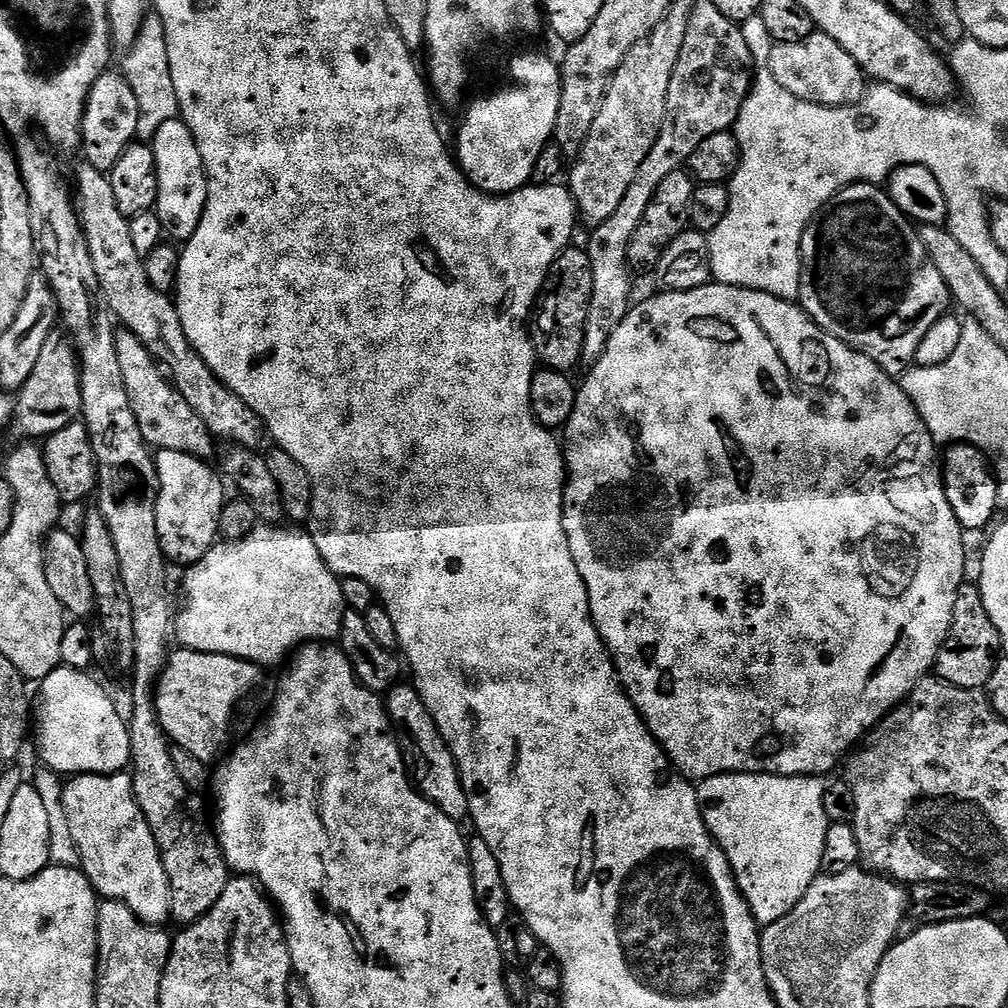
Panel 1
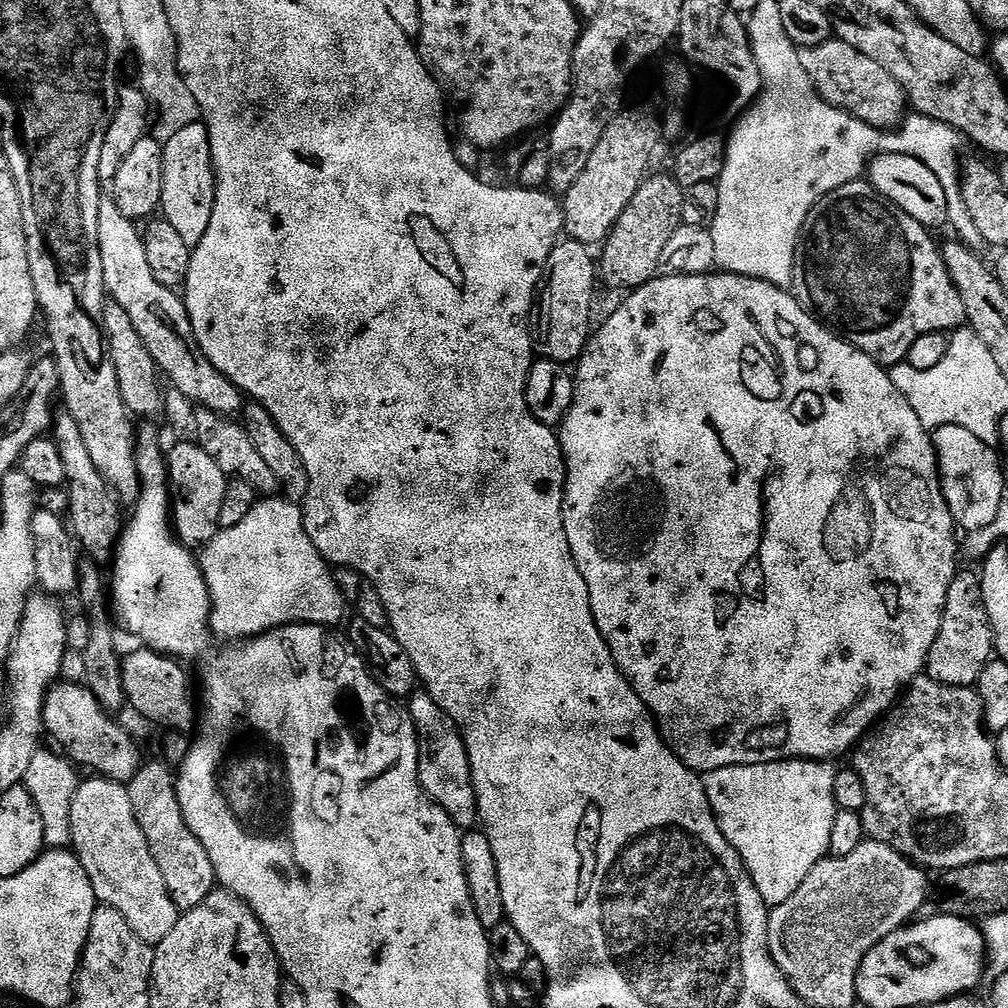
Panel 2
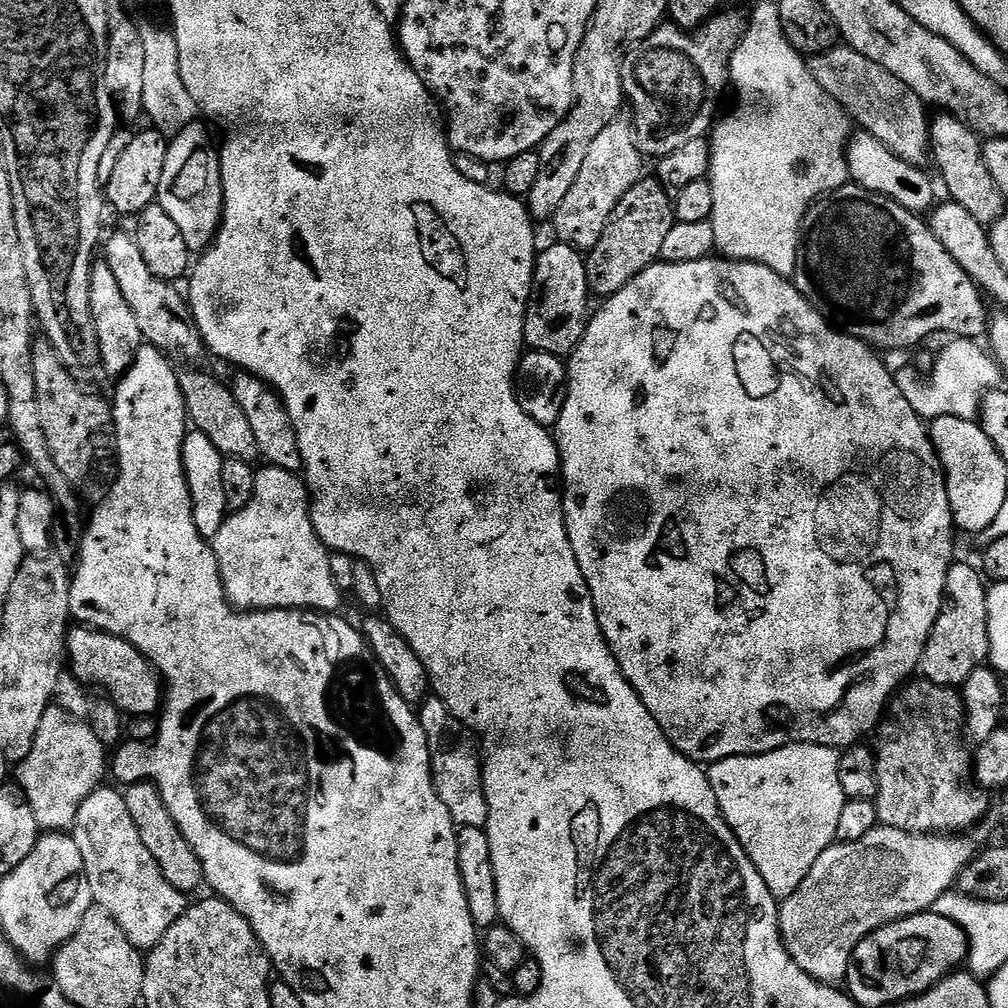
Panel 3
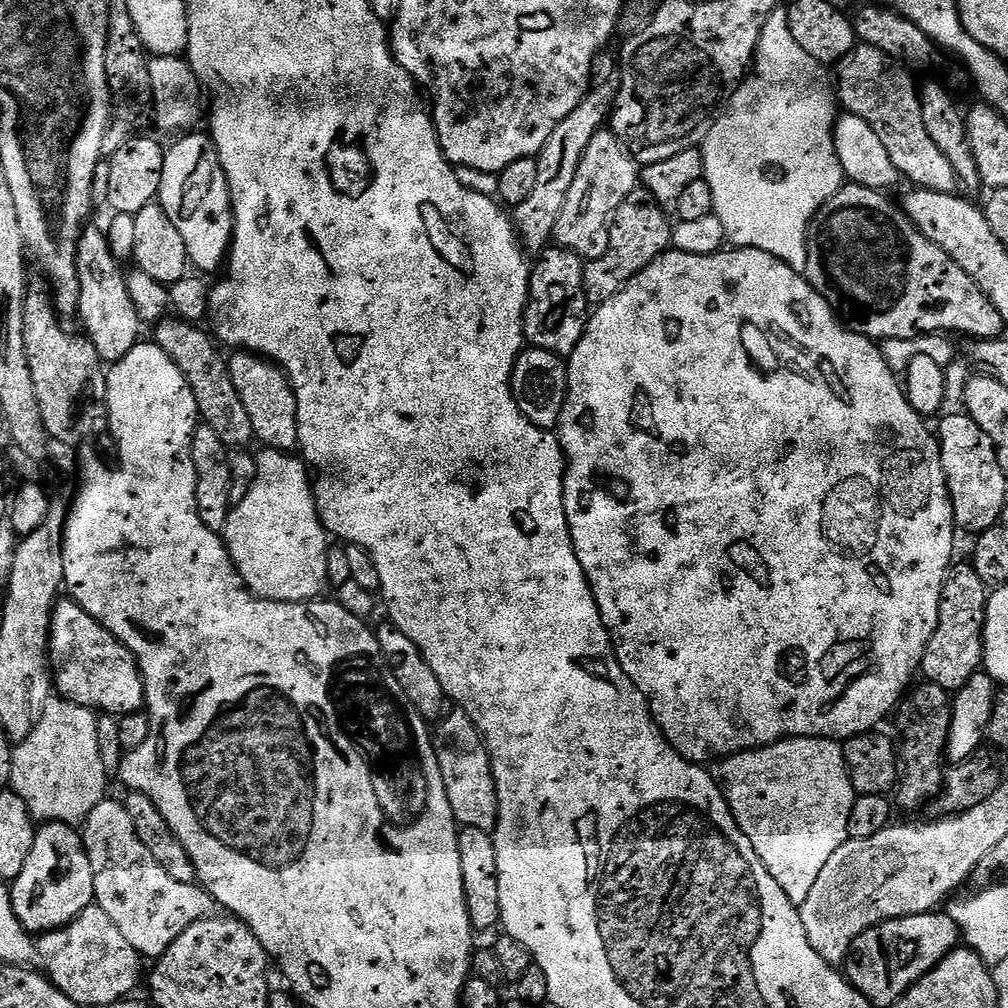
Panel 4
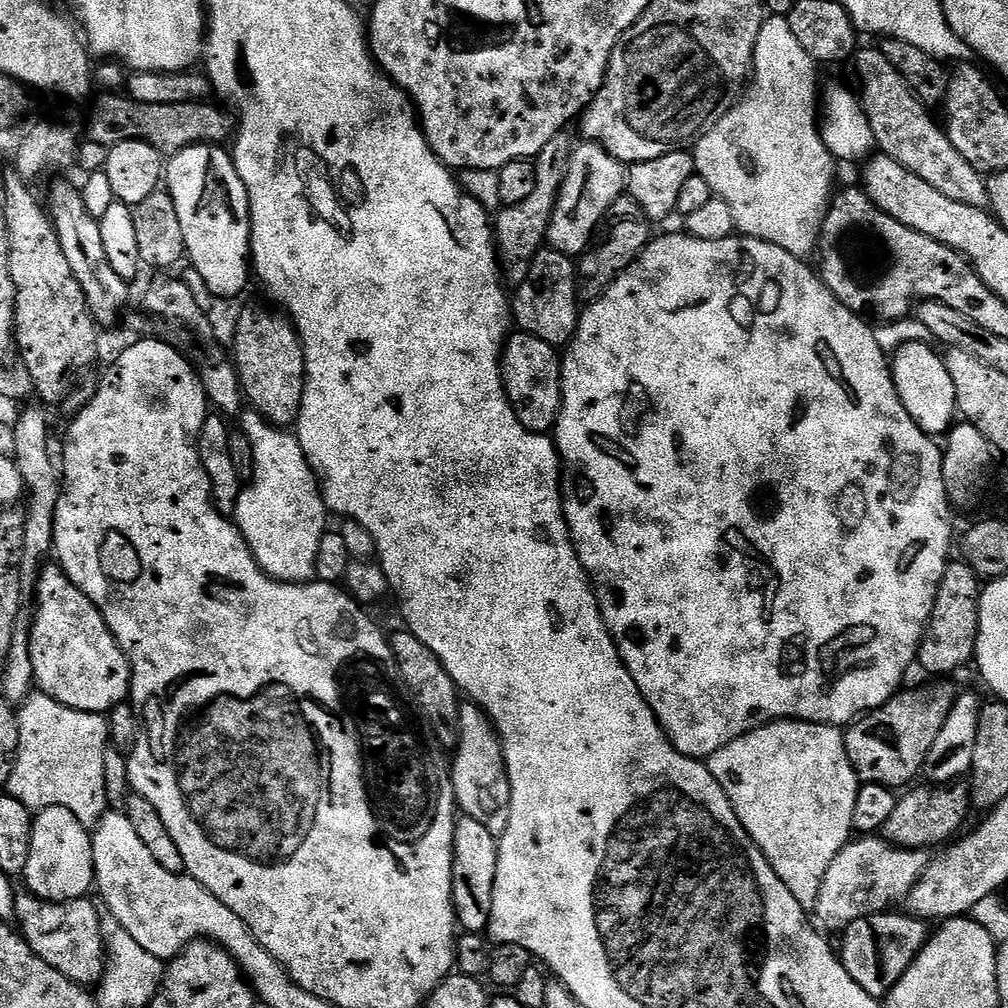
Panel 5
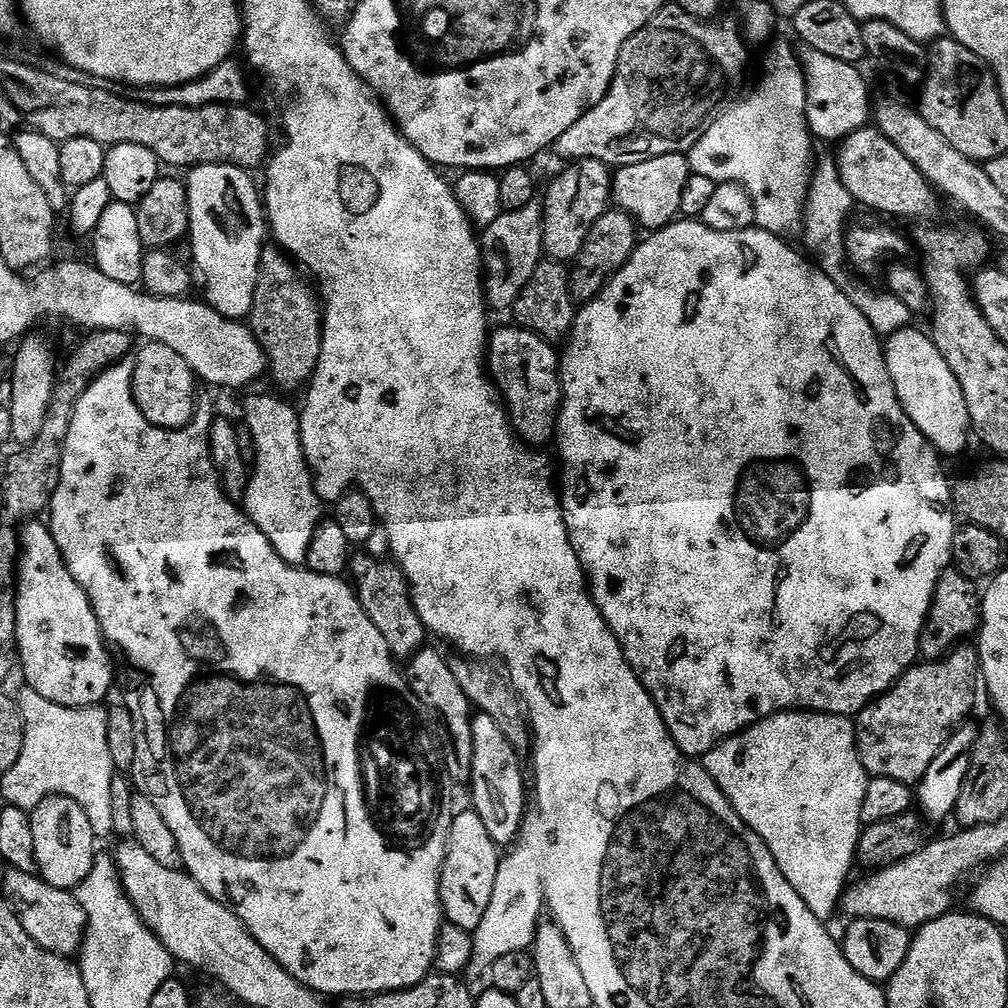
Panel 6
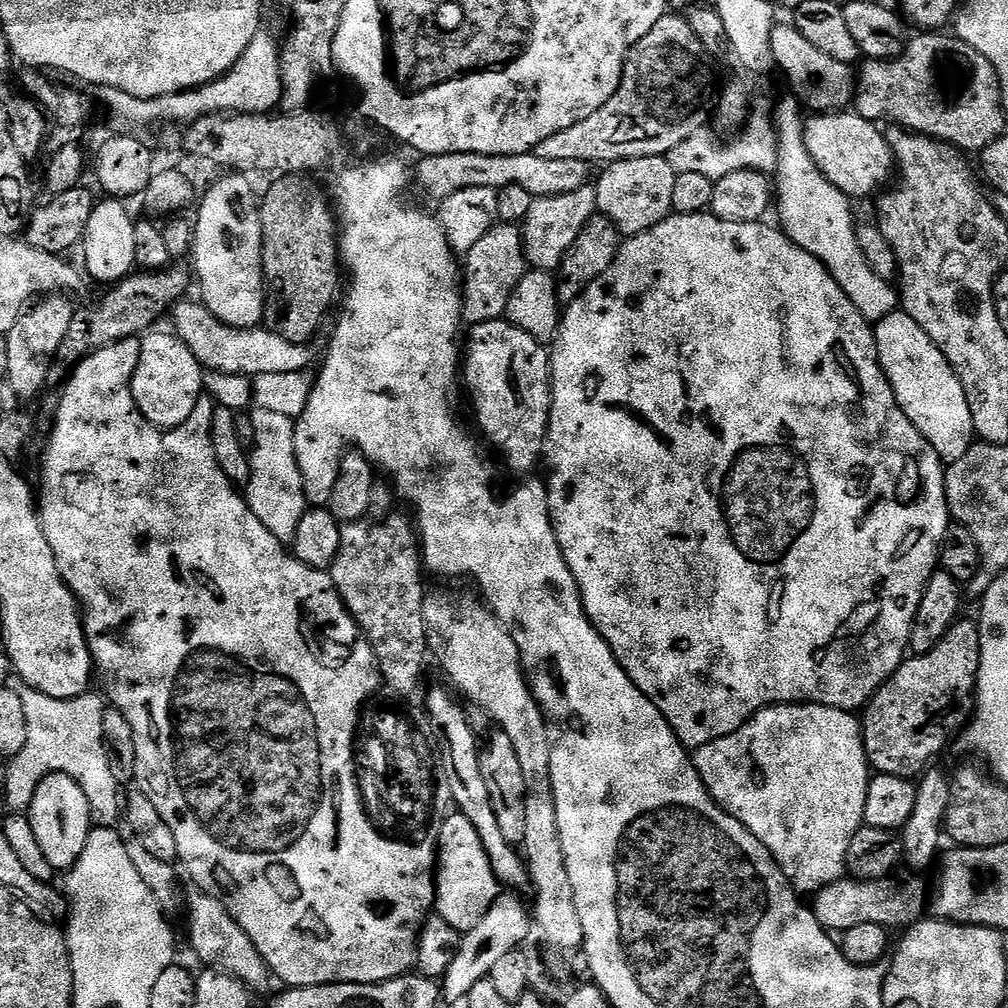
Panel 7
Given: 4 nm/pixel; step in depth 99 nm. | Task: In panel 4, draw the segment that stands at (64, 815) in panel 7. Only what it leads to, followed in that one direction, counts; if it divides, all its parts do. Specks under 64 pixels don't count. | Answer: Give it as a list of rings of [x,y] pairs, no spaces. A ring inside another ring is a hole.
[[[41,823],[36,830],[34,846],[30,846],[30,858],[26,858],[22,874],[11,881],[10,891],[14,914],[28,933],[43,934],[66,928],[96,899],[94,870],[84,849],[83,835],[71,824]]]

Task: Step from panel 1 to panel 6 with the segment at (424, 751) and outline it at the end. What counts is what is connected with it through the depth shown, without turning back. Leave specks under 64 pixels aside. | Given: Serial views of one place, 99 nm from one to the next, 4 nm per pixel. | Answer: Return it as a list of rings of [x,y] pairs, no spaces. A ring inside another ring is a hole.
[[[483,714],[473,715],[472,745],[474,746],[474,754],[472,755],[472,778],[470,781],[470,787],[472,787],[471,807],[482,818],[482,822],[486,822],[486,830],[490,830],[490,838],[494,838],[496,845],[515,845],[526,815],[526,803],[524,804],[526,768],[525,765],[524,768],[520,765],[521,753],[516,751],[516,747],[506,738],[506,734],[502,734],[498,722],[494,722],[494,718]]]

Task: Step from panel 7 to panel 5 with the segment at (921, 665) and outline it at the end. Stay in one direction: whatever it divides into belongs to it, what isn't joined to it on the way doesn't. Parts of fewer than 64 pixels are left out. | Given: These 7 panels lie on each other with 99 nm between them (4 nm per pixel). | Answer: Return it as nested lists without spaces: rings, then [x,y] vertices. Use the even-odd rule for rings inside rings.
[[[952,682],[928,683],[932,684],[913,692],[897,692],[882,707],[847,725],[844,732],[846,754],[860,781],[900,790],[911,785],[915,781],[912,779],[924,772],[930,746],[934,746],[934,738],[938,738],[938,730],[942,730],[958,695],[958,688],[948,684]]]

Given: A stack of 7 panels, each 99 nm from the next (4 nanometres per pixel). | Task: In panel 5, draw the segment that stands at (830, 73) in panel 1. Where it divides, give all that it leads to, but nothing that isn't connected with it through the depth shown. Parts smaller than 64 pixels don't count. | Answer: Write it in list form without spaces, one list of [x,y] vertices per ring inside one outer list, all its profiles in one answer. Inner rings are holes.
[[[861,47],[854,57],[856,76],[864,80],[862,103],[866,110],[866,118],[870,118],[870,130],[874,130],[876,147],[881,153],[894,158],[908,172],[918,174],[938,194],[946,194],[946,198],[954,198],[954,202],[962,202],[971,208],[988,208],[988,181],[950,142],[947,131],[932,121],[929,109],[912,92],[902,74],[894,70],[879,50]]]

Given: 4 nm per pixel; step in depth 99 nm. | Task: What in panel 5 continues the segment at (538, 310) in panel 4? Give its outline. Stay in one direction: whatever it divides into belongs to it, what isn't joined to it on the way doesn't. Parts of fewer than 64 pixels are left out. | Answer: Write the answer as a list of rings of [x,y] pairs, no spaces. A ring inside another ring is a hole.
[[[541,250],[530,266],[530,274],[526,274],[515,292],[510,300],[510,316],[519,331],[542,338],[542,342],[551,344],[557,350],[571,344],[582,311],[578,299],[578,268],[573,257]]]

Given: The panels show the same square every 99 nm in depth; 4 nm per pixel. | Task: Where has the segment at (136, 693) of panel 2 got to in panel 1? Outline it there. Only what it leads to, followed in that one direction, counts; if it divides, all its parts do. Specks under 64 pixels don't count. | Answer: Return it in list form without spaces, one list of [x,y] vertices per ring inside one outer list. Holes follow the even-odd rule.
[[[177,647],[169,655],[164,673],[156,683],[156,713],[169,741],[188,750],[202,763],[215,765],[229,747],[232,715],[236,707],[259,686],[260,672],[261,665],[242,658]]]

